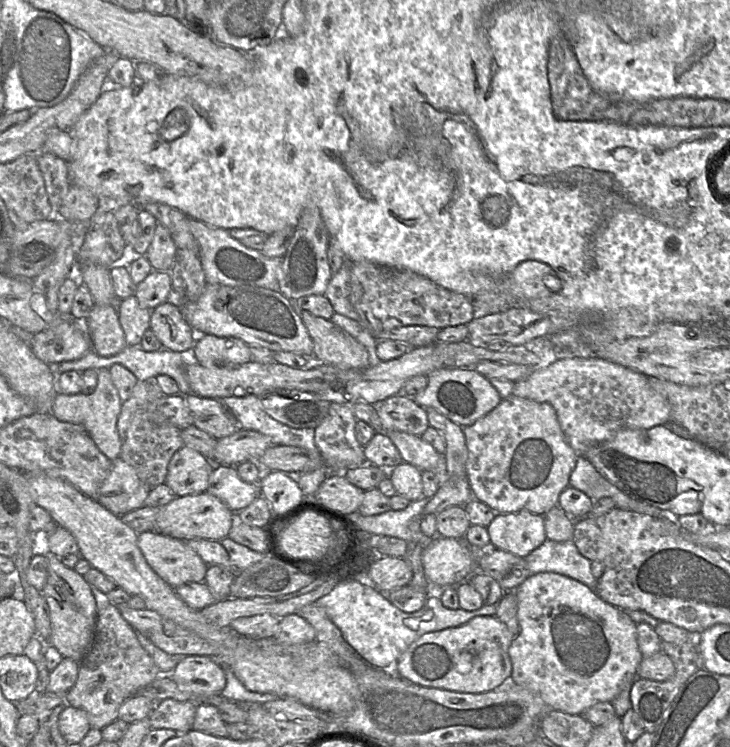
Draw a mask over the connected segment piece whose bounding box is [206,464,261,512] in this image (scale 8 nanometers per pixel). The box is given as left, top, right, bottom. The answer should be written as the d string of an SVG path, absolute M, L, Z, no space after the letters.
M225 464L214 465L206 491L219 498L232 512L239 512L261 495L258 483L243 481L236 466Z

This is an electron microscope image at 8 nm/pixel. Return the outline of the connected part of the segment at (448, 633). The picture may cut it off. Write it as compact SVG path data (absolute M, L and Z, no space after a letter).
M477 616L461 626L422 635L392 669L401 678L425 687L462 693L488 692L510 680L512 664L508 651L514 638L496 616Z

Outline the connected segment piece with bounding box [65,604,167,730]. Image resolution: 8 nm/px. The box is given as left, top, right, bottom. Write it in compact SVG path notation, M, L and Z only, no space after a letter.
M110 604L98 612L92 645L80 662L76 683L66 693L65 703L83 709L87 714L91 728L101 730L118 719L119 707L126 699L137 695L143 687L162 674L167 673L159 670L152 657L137 639L134 628L123 619L117 606Z

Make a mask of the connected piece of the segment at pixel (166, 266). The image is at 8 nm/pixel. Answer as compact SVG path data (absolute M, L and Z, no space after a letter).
M158 223L152 242L145 254L152 270L170 272L176 250L177 247L169 231L162 224Z

